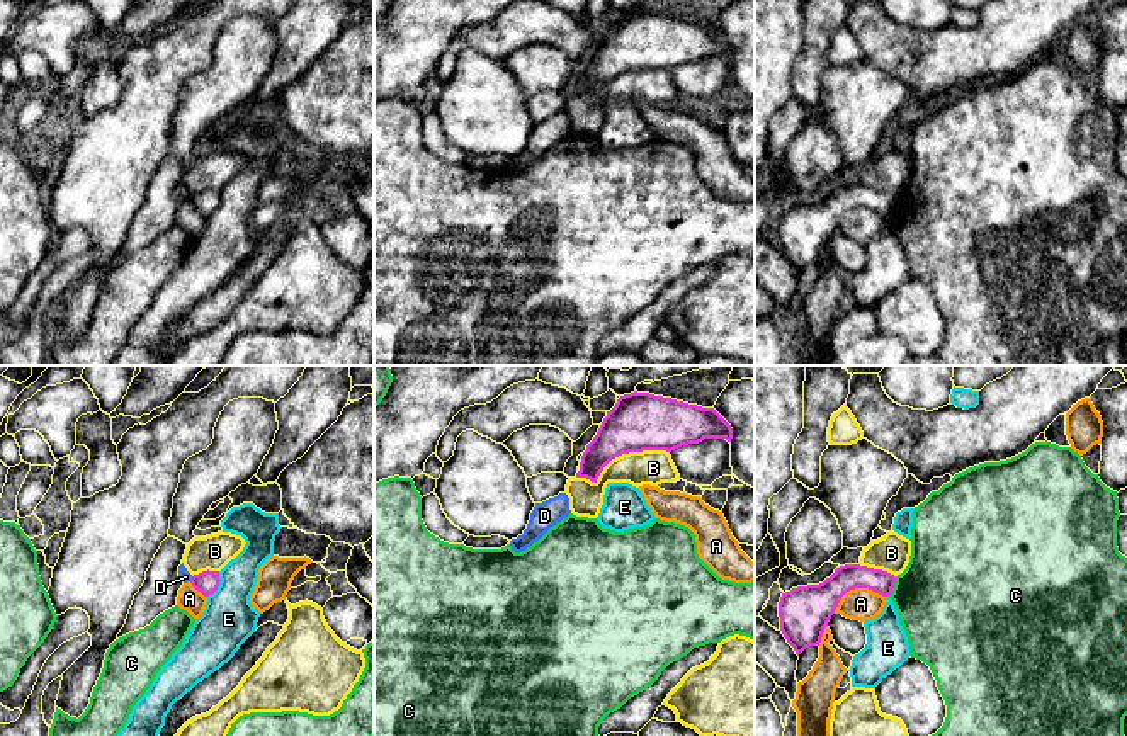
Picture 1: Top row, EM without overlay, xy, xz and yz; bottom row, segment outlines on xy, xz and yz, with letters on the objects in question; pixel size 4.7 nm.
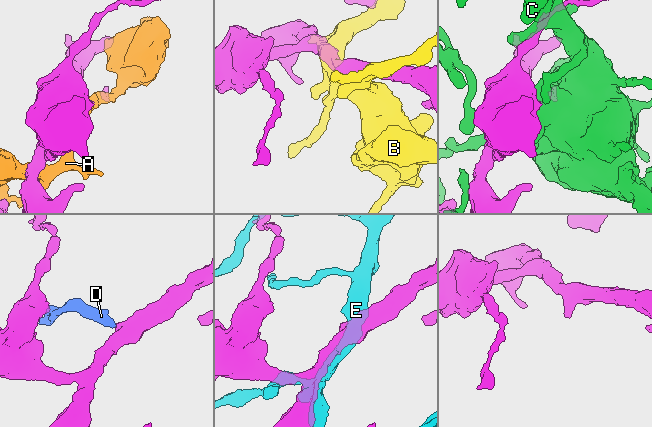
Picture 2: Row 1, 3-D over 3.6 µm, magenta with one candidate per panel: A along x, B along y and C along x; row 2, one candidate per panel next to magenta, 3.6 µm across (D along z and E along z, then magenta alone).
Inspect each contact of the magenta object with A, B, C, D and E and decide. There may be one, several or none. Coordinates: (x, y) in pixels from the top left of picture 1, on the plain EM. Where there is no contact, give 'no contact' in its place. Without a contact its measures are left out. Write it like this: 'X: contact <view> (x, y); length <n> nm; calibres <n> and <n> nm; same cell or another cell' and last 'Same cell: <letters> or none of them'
A: contact yz (855, 206); length 260 nm; calibres 220 and 160 nm; another cell
B: contact xz (619, 73); length 460 nm; calibres 280 and 160 nm; another cell
C: contact yz (893, 206); length 100 nm; calibres 120 and 460 nm; another cell
D: contact xy (191, 198); length 30 nm; calibres 110 and 50 nm; another cell
E: contact xy (218, 204); length 140 nm; calibres 110 and 260 nm; another cell
Same cell: none of them

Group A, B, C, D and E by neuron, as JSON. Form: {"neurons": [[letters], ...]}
{"neurons": [["A"], ["B"], ["C"], ["D"], ["E"]]}

